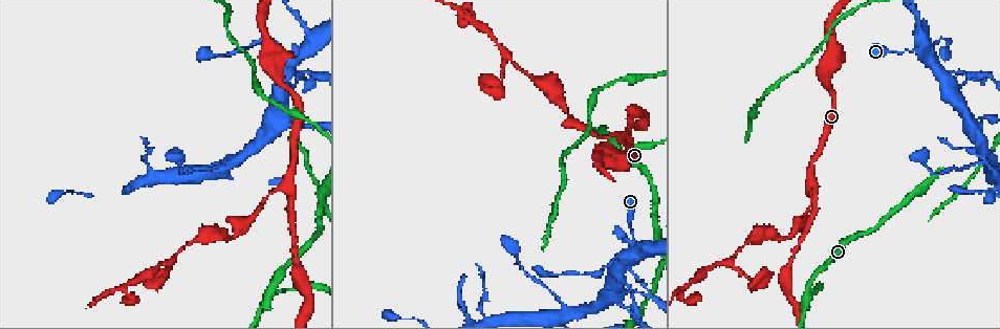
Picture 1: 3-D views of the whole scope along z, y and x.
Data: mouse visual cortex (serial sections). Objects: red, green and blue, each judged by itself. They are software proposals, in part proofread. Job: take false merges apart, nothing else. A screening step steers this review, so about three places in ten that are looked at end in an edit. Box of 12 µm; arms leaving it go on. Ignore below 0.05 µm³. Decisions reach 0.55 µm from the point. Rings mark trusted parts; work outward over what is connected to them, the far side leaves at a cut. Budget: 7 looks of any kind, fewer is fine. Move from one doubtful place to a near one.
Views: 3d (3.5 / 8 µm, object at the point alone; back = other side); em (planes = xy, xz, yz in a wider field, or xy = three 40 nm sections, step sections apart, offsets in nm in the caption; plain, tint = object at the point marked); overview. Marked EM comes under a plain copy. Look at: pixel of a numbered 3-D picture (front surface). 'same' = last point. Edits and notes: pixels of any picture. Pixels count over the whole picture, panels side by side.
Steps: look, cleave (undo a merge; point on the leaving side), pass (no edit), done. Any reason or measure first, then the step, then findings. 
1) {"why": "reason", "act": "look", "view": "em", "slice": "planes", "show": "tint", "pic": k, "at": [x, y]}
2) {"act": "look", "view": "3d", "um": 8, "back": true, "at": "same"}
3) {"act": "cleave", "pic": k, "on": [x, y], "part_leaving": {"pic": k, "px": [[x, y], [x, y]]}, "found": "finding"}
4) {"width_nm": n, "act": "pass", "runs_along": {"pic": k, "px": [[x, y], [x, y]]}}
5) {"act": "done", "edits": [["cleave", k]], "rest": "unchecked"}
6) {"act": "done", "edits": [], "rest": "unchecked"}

{"why": "three arms meet", "act": "look", "view": "3d", "um": 3.5, "pic": 1, "at": [288, 184]}

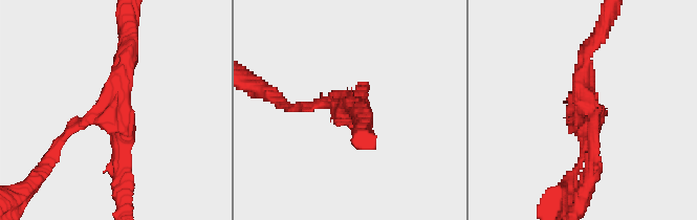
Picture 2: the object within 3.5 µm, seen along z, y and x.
{"arms": 3, "arm_widths_nm": [150, 200, 250], "why": "shape alone is not enough", "act": "look", "view": "em", "slice": "xy", "step": 3, "show": "tint", "pic": 2, "at": [585, 108]}

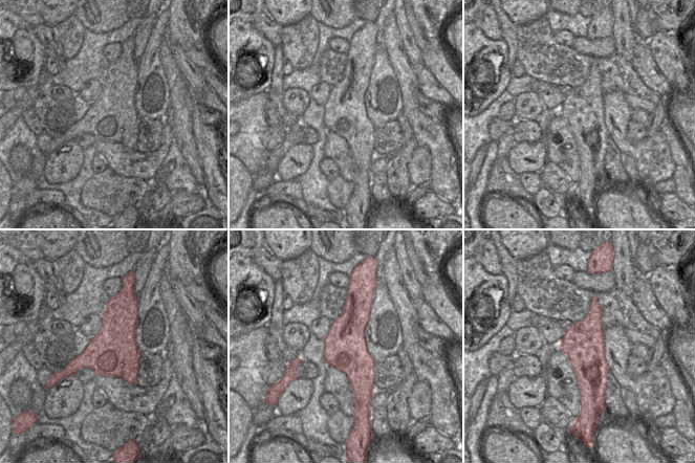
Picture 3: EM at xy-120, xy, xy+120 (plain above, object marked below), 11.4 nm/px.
{"act": "look", "view": "em", "slice": "xy", "step": 2, "show": "tint", "at": "same"}

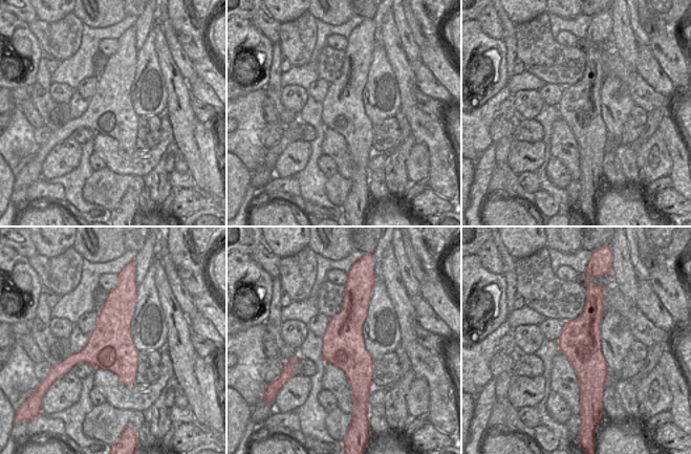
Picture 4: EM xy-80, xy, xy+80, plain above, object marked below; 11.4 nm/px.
{"width_nm": 480, "act": "pass", "runs_along": {"pic": 2, "px": [[128, 41], [114, 105], [57, 147]]}, "found": "continuous, no second cell"}

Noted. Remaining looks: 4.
{"why": "three-way junction", "act": "look", "view": "3d", "um": 3.5, "back": true, "pic": 1, "at": [808, 286]}

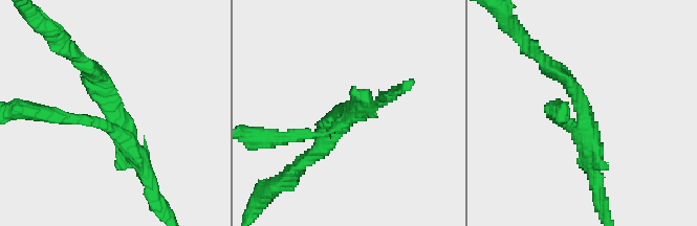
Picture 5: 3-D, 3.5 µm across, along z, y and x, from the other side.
{"arms": 3, "arm_widths_nm": [150, 250, 300], "act": "look", "view": "em", "slice": "xy", "step": 3, "show": "tint", "pic": 5, "at": [581, 112]}

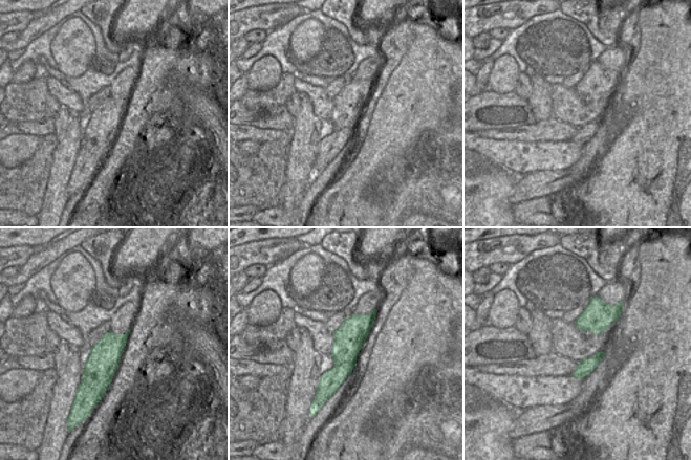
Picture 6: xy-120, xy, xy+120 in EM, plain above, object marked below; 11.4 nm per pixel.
{"why": "cut it another way", "act": "look", "view": "em", "slice": "xy", "step": 5, "show": "tint", "at": "same"}

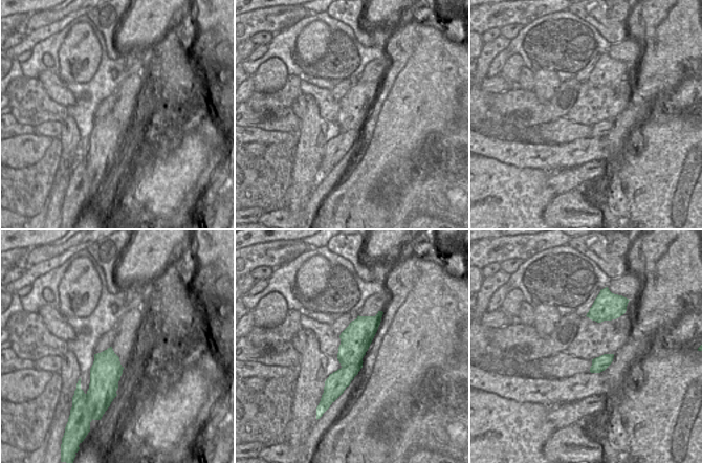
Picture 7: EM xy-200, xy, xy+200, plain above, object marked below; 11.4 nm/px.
{"act": "cleave", "pic": 5, "on": [158, 197], "border": {"pic": 7, "px": [[350, 380], [337, 381], [329, 394]]}, "found": "a second cell is stuck on"}

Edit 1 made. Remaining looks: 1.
{"act": "done", "edits": [["cleave", 5]], "rest": "unchecked"}

